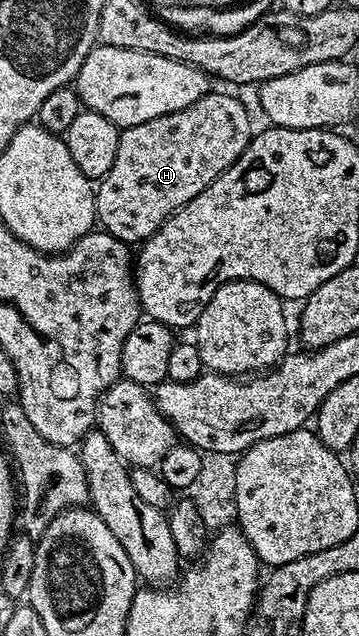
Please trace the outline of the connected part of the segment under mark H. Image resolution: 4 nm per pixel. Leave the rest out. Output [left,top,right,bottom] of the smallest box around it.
[95,90,255,246]

